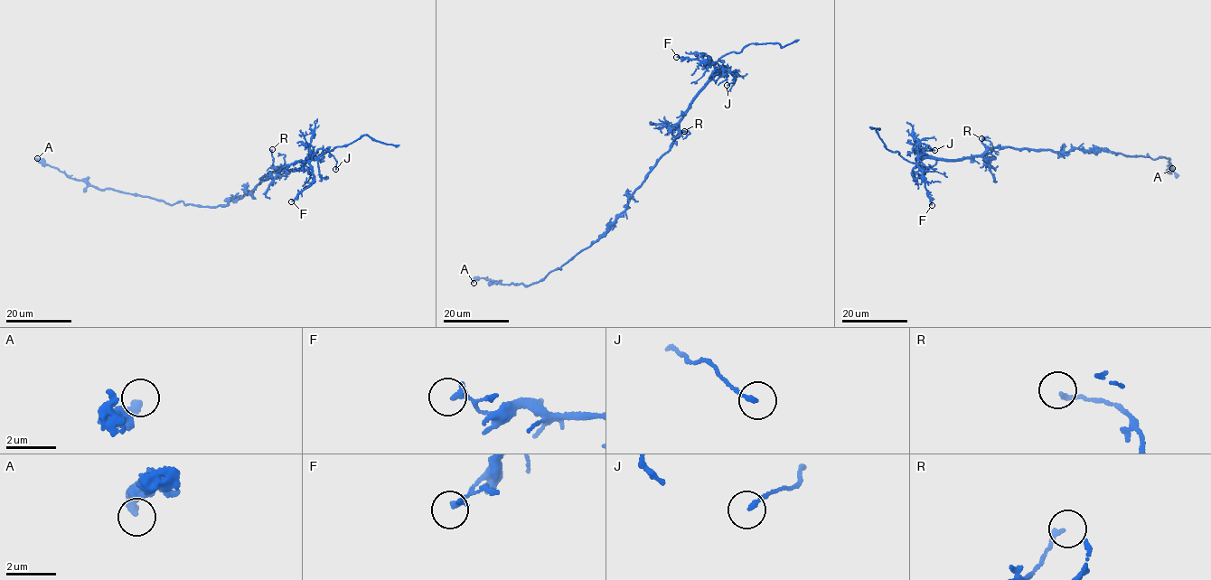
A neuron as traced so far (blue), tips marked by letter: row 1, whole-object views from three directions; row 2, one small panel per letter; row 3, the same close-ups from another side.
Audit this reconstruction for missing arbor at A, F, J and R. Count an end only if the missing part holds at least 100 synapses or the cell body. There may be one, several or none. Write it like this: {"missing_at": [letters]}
{"missing_at": []}

